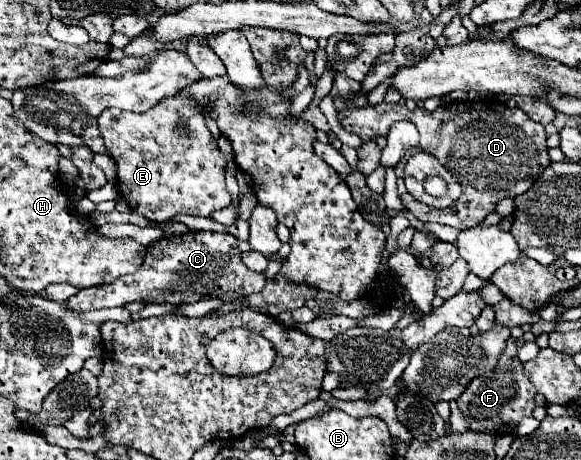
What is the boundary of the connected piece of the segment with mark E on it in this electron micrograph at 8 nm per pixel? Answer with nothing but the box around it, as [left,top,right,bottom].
[98,92,232,222]

